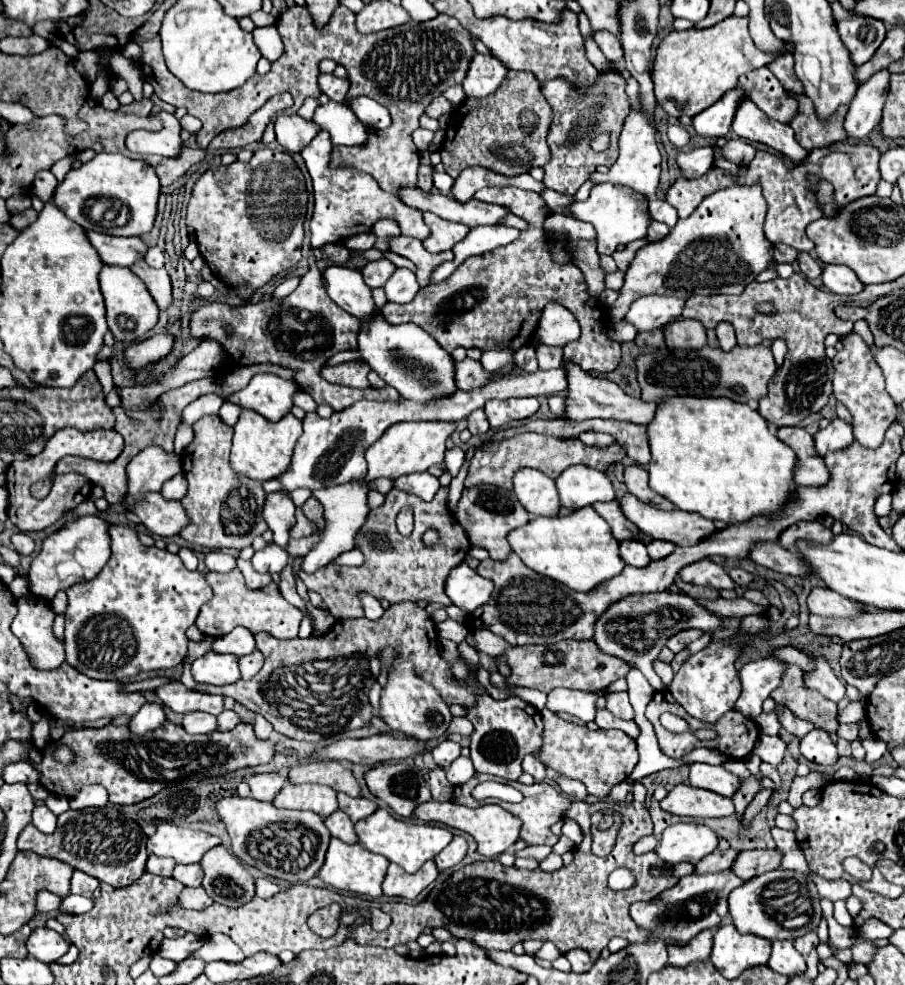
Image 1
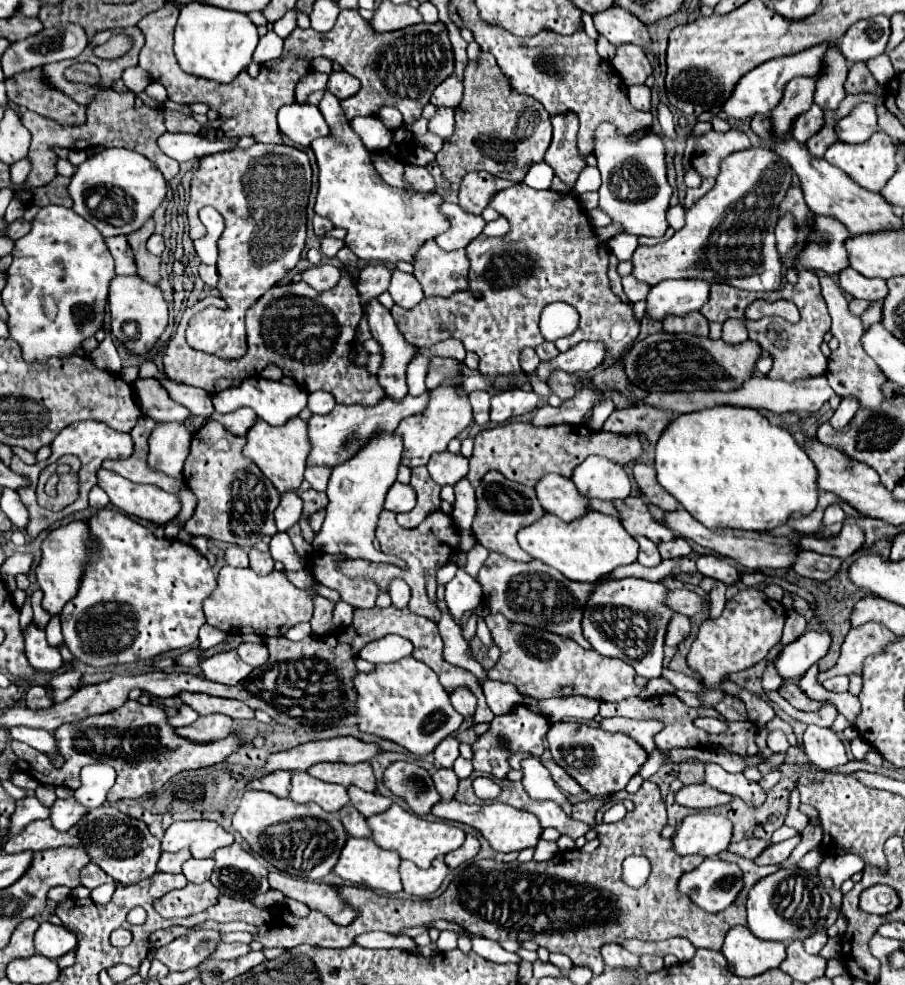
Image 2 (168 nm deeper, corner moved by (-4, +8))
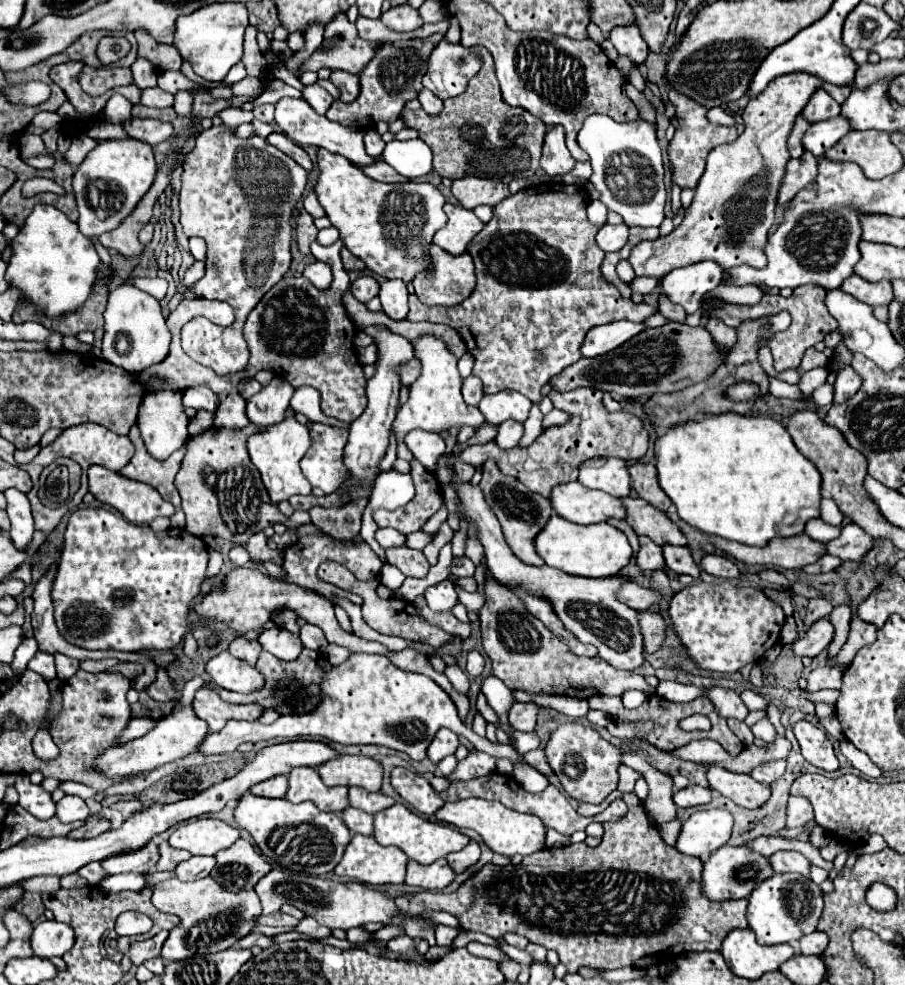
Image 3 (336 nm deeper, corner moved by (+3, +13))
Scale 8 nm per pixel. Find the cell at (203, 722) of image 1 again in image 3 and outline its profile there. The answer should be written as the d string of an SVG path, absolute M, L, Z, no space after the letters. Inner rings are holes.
M141 717L141 719L131 719L129 721L129 725L125 727L127 731L125 733L121 733L121 737L117 739L119 741L119 745L125 745L127 741L131 741L131 739L139 739L139 737L143 737L153 725L155 725L157 721L153 721L153 719L147 719L147 717Z

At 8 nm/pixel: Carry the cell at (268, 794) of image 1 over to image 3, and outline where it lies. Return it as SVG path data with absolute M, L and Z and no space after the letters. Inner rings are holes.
M277 775L277 777L269 779L269 781L257 783L251 789L253 795L269 797L269 799L281 799L281 797L285 797L285 791L287 791L287 777L285 775Z

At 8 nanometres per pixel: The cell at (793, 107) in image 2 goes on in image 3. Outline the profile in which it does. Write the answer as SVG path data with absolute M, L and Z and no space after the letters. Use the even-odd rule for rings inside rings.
M789 73L773 79L765 91L751 97L741 115L745 131L737 141L715 147L709 153L707 169L695 189L691 207L685 211L683 223L671 235L643 241L631 251L629 263L637 277L665 277L675 267L693 265L705 259L719 263L723 269L743 263L759 269L765 267L767 257L763 255L763 245L775 221L777 191L789 161L785 143L797 115L813 95L813 89L821 85L823 81L809 73Z

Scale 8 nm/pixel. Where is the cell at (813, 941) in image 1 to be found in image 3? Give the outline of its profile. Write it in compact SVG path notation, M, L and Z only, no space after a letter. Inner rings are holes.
M815 931L815 933L809 933L805 937L801 937L799 941L799 951L803 955L821 955L829 945L829 937L821 931Z

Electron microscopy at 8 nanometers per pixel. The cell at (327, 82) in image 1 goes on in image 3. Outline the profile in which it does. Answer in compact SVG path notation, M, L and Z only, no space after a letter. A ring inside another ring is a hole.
M333 71L331 81L341 91L341 101L345 101L345 103L353 103L353 99L361 91L357 75L351 75L351 73L345 73L345 71Z

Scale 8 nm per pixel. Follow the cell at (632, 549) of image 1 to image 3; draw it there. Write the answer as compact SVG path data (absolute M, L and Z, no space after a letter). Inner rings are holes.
M639 537L641 551L637 555L637 565L643 571L653 571L653 569L665 569L665 559L663 559L663 549L649 541L649 537Z

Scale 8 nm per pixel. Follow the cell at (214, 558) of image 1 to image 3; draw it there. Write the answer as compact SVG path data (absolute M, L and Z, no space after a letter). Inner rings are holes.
M235 545L235 547L229 551L229 559L231 559L231 563L233 563L233 565L237 565L237 567L243 567L245 563L249 563L249 561L251 561L251 557L249 557L247 549L245 549L245 547L241 547L241 545Z

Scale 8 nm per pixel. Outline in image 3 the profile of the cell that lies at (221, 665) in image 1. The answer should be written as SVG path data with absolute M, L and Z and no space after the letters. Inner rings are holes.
M221 651L207 663L207 673L213 677L215 685L227 691L253 693L265 685L265 677L261 677L255 665L249 665L227 651Z

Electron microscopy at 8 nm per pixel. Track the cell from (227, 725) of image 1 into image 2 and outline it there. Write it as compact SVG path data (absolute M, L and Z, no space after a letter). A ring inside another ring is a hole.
M208 714L208 716L200 716L190 726L176 728L176 734L194 742L212 742L212 740L226 738L232 730L232 724L234 720L224 714L212 714L212 716Z

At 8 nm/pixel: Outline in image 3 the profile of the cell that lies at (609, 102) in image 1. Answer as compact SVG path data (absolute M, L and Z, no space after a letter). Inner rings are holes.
M549 127L543 143L541 155L541 169L549 177L565 175L575 167L575 159L571 157L569 149L565 147L565 133L561 127Z

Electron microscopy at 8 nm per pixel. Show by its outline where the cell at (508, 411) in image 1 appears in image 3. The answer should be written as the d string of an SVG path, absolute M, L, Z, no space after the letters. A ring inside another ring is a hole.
M501 391L497 395L485 395L481 399L479 411L491 425L501 425L507 419L525 423L531 405L533 403L517 391Z

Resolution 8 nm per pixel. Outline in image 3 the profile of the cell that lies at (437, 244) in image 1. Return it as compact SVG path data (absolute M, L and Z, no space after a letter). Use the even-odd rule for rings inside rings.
M447 203L445 213L449 221L435 233L433 243L447 253L461 255L467 251L469 241L483 229L483 221L479 221L471 209L465 209L461 205Z

